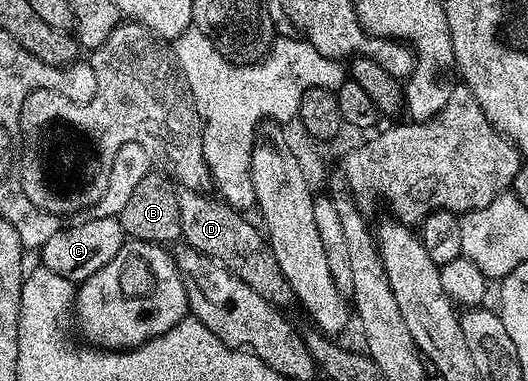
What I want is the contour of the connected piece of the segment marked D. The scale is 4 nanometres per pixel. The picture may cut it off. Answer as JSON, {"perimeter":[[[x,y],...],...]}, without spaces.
{"perimeter":[[[178,190],[181,241],[212,261],[219,262],[228,273],[244,280],[244,284],[248,284],[248,288],[256,291],[265,302],[271,302],[279,308],[294,306],[294,293],[288,280],[284,280],[284,272],[280,272],[280,264],[276,264],[276,256],[265,233],[257,225],[254,227],[243,211],[234,209],[221,197],[210,196],[209,193],[196,190]]]}

